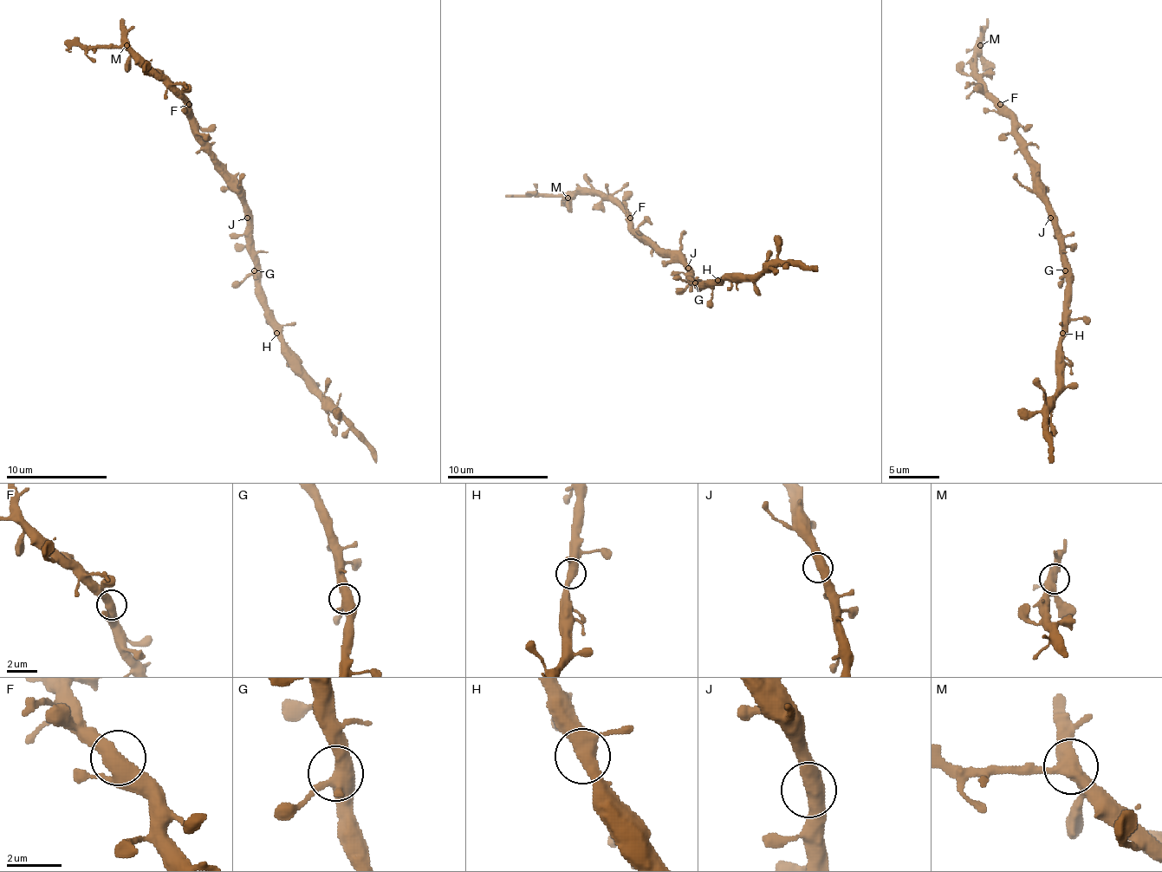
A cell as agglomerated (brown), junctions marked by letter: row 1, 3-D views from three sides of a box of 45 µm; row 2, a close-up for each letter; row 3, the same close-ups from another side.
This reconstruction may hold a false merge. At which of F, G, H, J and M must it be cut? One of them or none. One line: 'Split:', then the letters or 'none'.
Split: none

